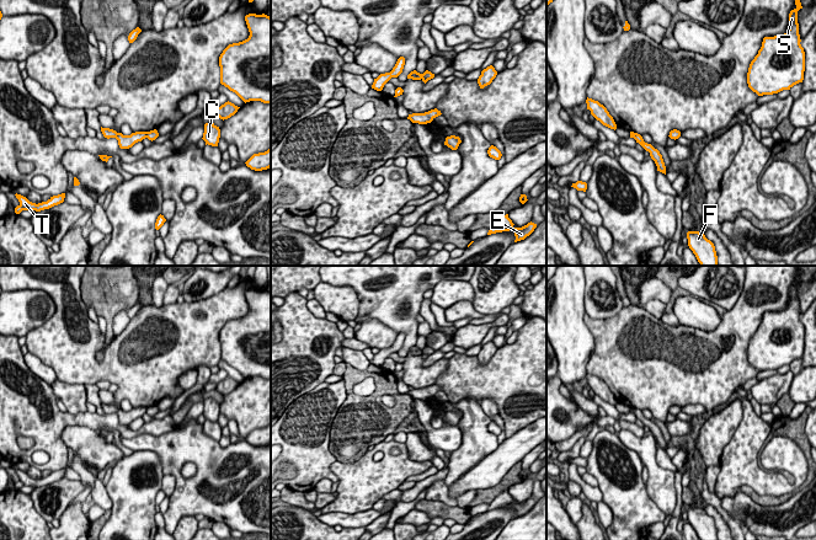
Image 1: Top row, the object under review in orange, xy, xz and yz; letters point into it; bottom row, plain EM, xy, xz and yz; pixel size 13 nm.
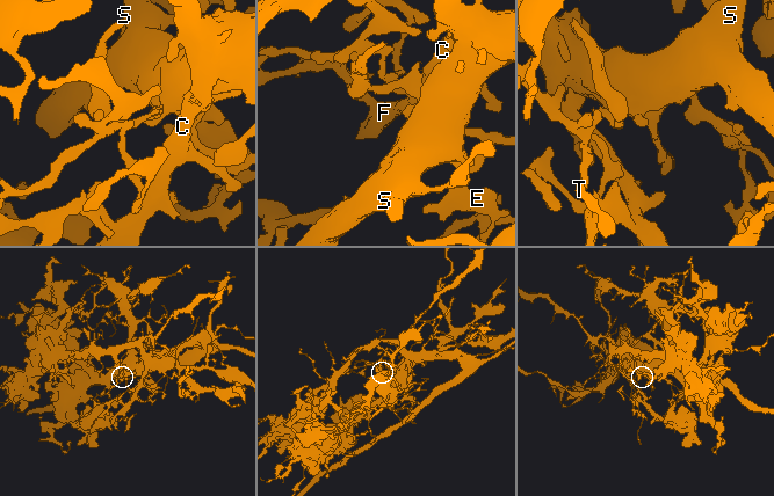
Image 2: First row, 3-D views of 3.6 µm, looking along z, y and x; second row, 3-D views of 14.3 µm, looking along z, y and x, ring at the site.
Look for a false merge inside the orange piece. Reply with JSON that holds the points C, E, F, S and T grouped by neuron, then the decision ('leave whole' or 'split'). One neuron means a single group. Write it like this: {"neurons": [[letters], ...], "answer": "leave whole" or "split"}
{"neurons": [["C", "E", "F", "S", "T"]], "answer": "leave whole"}

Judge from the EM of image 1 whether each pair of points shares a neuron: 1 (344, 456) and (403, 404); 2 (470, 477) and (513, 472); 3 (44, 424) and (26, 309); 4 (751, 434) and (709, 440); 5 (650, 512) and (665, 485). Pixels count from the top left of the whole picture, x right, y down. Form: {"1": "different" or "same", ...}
{"1": "same", "2": "different", "3": "different", "4": "different", "5": "different"}

